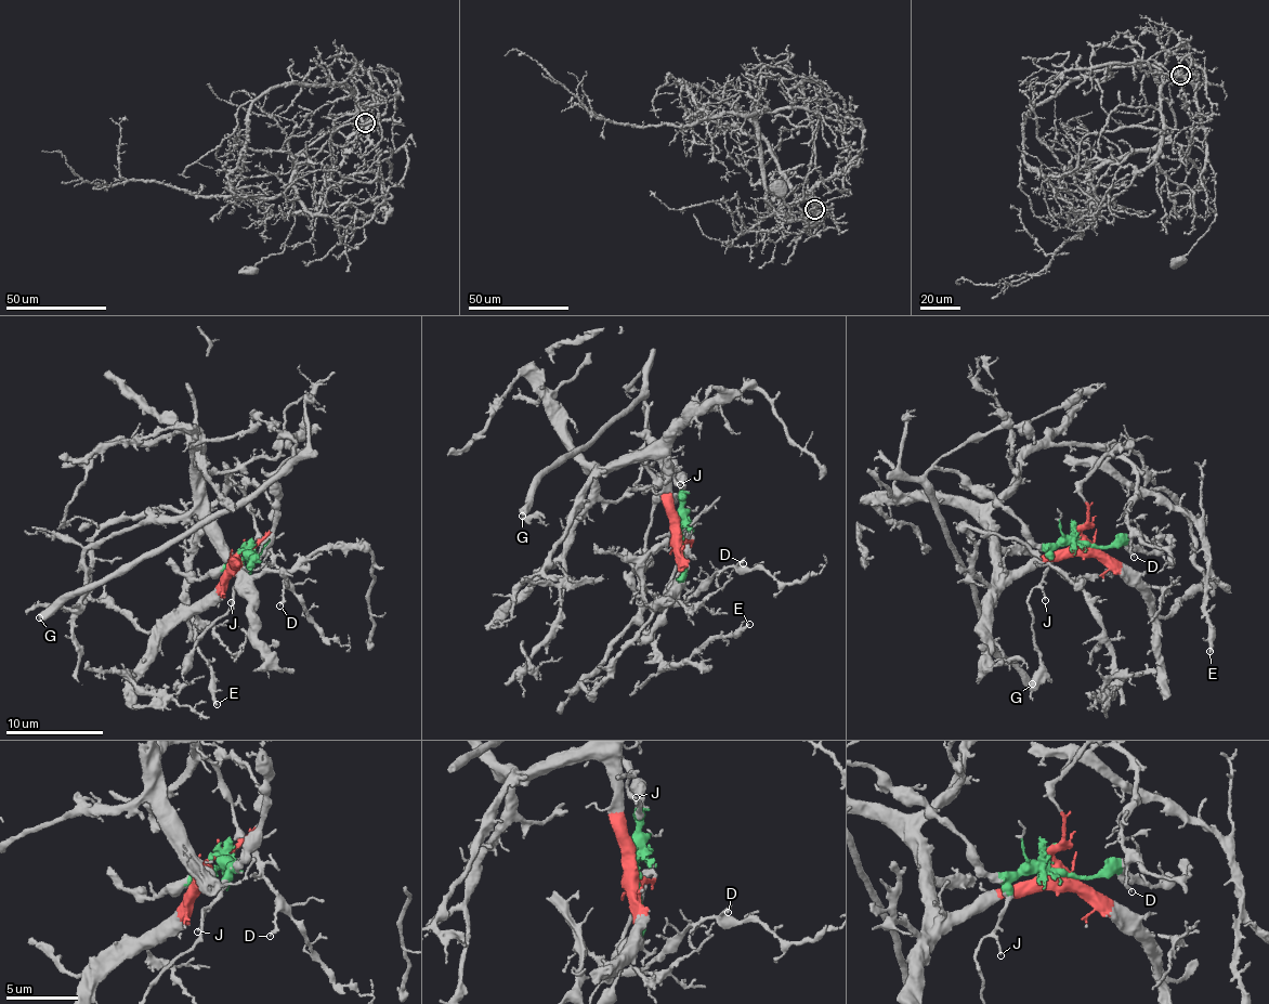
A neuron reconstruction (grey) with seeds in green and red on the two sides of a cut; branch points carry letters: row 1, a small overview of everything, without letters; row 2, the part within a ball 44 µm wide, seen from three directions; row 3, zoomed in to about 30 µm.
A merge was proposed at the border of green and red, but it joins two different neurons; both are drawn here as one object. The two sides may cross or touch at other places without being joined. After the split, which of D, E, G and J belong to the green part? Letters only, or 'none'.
G, J

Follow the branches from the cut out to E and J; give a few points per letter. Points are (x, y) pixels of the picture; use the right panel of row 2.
E: (1084, 544), (1080, 481), (1115, 450), (1129, 451), (1108, 460), (1176, 506), (1209, 555), (1209, 652)
J: (1084, 544), (1062, 542), (1050, 551), (1043, 586), (1045, 599)

